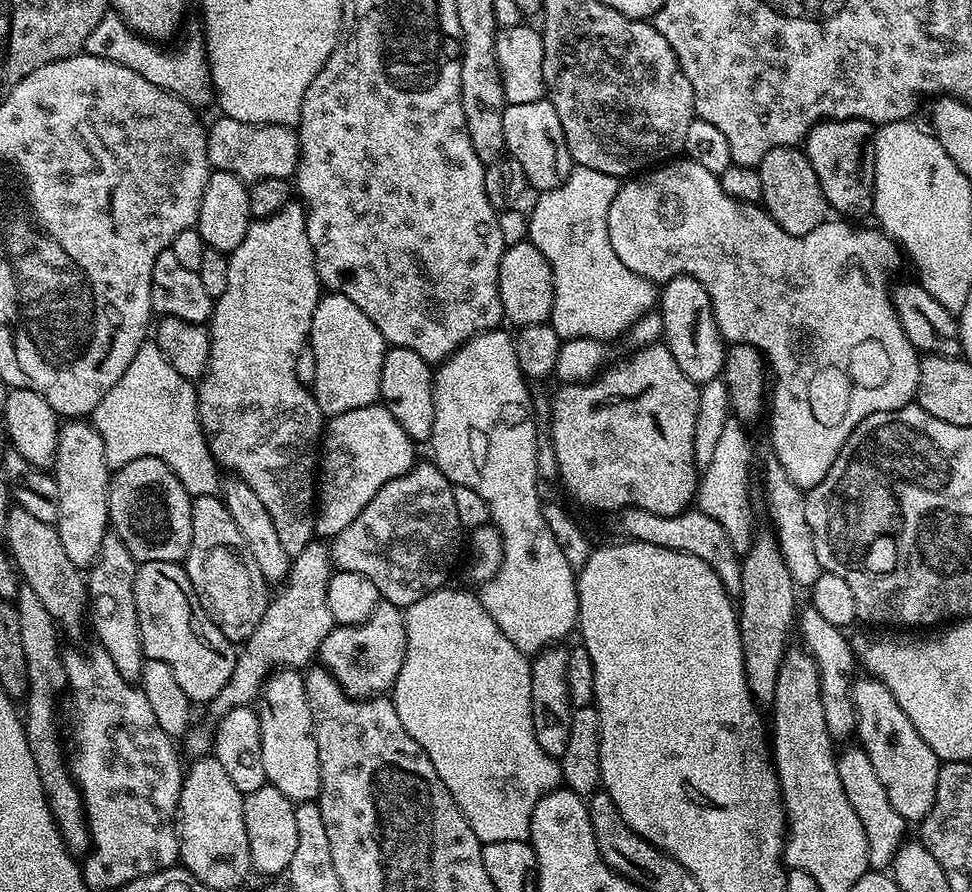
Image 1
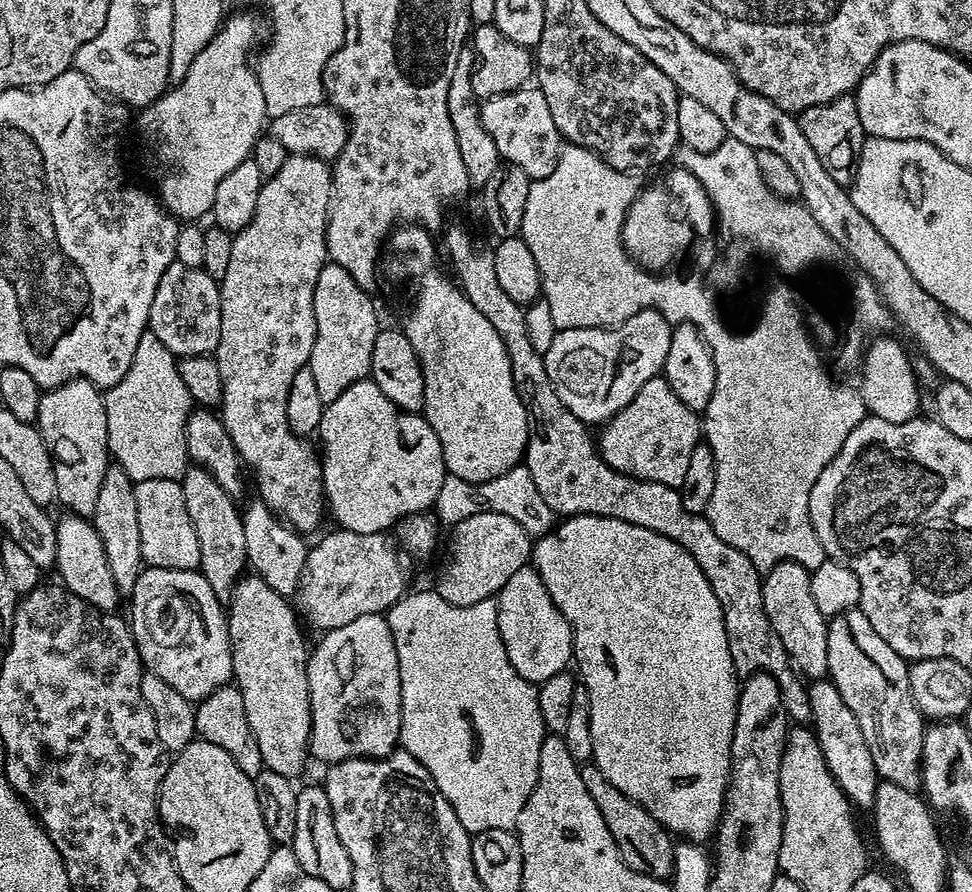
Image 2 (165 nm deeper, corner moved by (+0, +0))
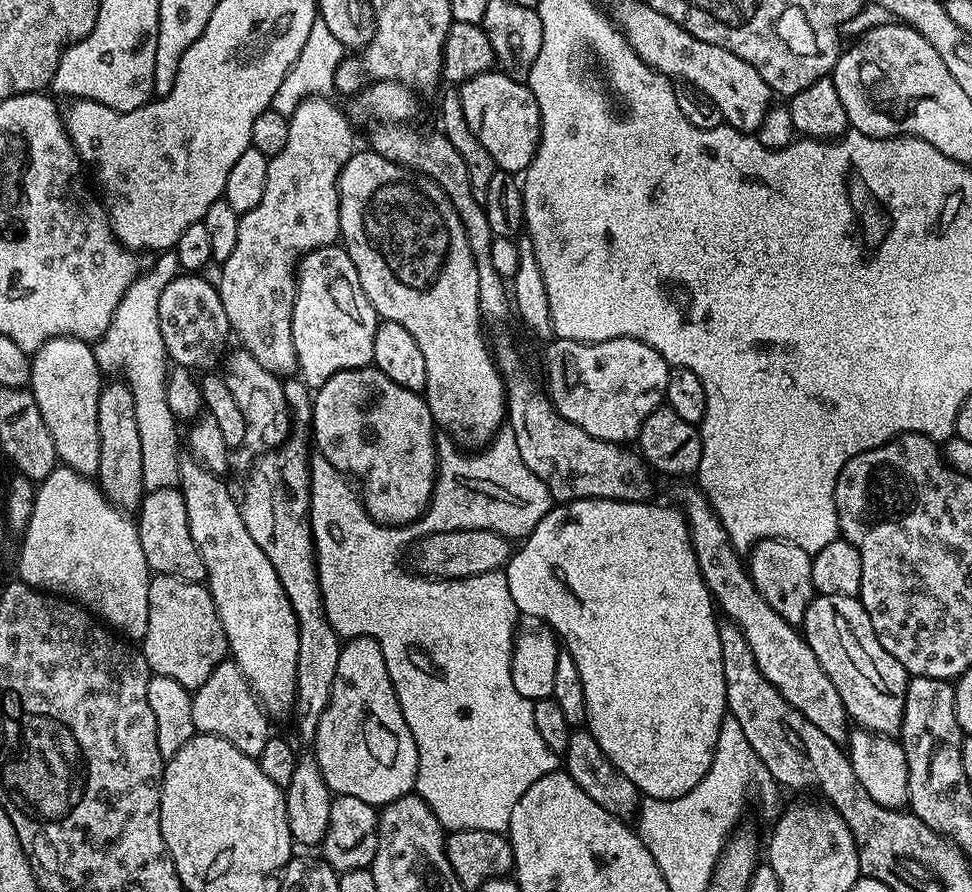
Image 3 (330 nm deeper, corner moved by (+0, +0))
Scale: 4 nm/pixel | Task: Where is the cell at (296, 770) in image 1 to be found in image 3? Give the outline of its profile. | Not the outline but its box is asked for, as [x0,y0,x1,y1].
[179,454,298,721]

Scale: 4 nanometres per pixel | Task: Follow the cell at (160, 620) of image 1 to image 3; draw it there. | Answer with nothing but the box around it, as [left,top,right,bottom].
[142,574,229,689]

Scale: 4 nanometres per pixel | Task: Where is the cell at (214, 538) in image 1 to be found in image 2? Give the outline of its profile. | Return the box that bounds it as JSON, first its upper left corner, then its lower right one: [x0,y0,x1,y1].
[180,467,248,602]

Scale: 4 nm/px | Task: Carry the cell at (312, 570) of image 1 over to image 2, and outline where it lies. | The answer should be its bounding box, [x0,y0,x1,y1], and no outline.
[294,528,407,630]

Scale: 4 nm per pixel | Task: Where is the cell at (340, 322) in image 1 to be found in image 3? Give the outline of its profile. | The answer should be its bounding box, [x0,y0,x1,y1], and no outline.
[292,246,378,390]

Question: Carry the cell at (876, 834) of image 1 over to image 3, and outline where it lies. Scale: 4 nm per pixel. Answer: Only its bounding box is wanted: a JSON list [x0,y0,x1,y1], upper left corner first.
[678,487,850,746]

